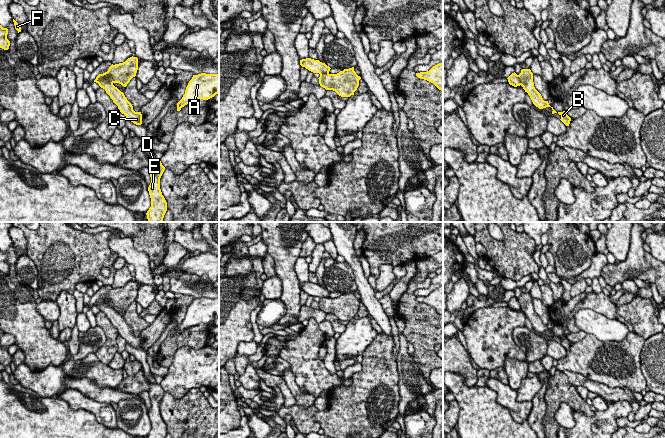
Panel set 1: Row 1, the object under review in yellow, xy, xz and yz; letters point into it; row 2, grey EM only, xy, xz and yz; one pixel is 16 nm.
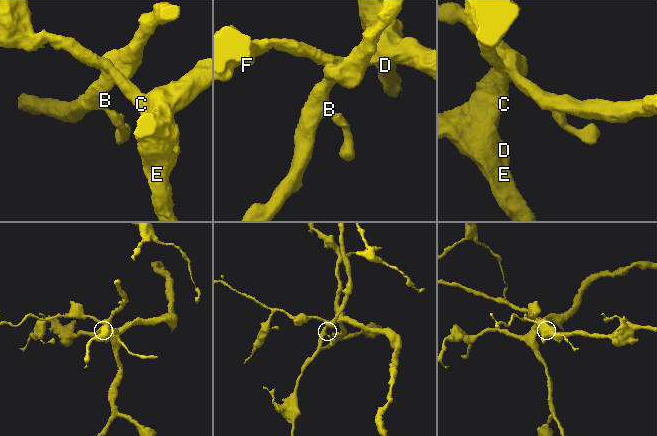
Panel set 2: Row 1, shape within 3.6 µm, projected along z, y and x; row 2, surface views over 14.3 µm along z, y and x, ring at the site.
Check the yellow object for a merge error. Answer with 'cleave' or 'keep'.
cleave

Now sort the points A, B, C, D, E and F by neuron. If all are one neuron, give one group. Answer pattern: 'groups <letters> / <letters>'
groups A C D E F / B

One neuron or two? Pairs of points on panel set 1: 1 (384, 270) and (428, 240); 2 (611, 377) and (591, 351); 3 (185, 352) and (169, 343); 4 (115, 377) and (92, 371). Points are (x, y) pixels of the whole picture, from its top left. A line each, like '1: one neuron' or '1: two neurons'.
1: two neurons
2: one neuron
3: two neurons
4: one neuron

